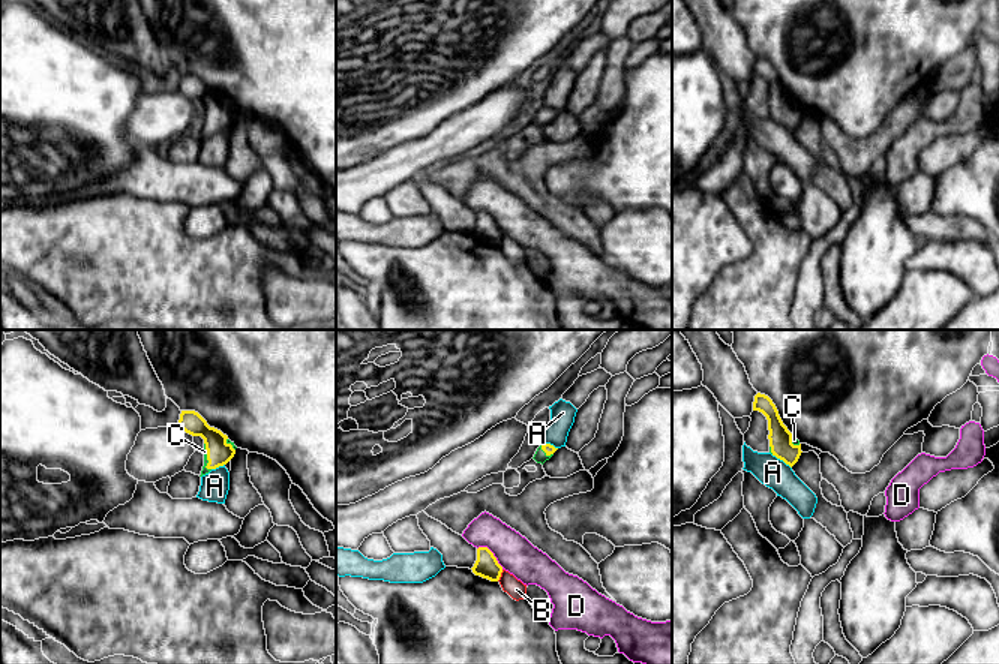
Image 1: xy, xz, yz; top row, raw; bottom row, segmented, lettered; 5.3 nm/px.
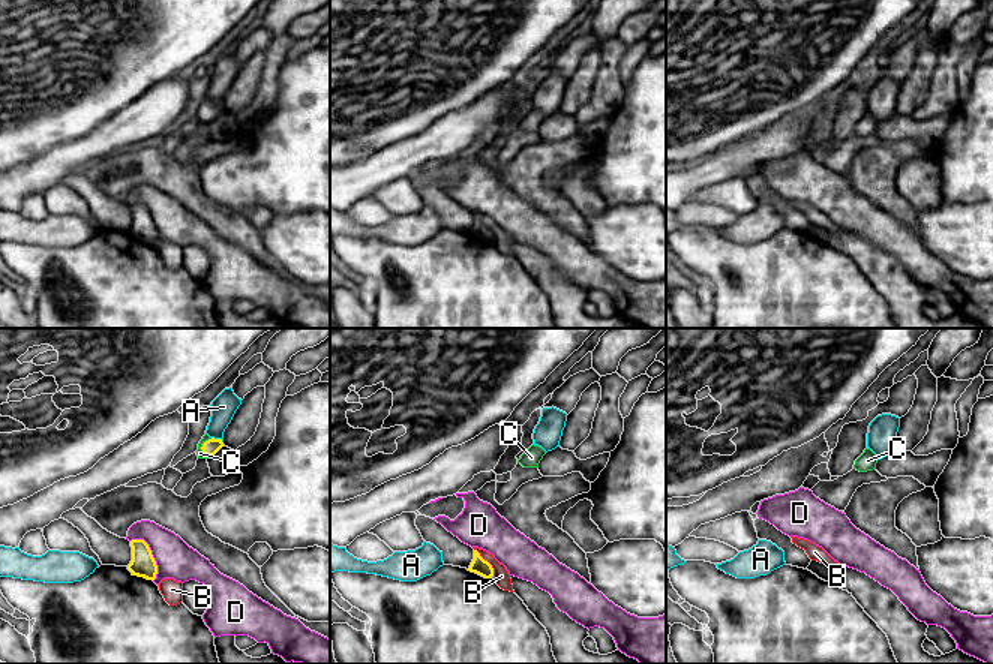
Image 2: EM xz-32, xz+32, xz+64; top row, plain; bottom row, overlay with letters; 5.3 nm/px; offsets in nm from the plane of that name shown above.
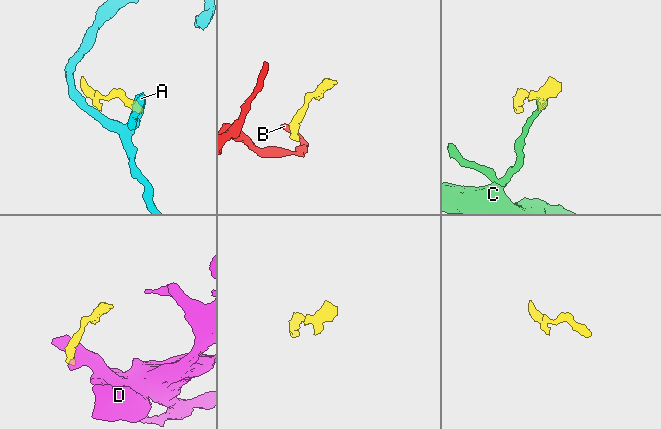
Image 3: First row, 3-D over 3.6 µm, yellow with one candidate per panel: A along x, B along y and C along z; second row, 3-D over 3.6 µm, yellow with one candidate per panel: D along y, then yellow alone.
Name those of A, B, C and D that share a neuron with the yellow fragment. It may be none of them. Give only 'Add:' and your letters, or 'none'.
Add: C

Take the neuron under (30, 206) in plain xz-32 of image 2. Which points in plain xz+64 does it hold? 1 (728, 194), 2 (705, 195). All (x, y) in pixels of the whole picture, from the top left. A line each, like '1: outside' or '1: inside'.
1: outside
2: outside

